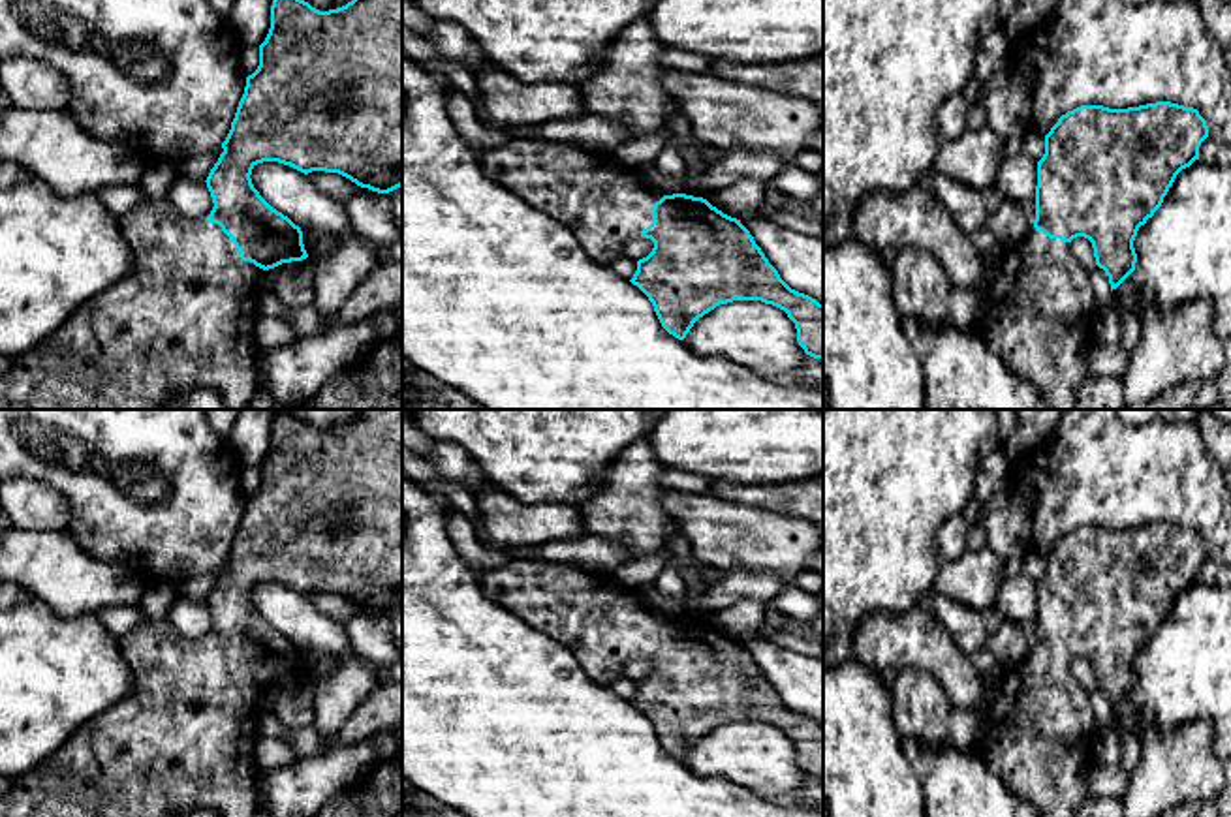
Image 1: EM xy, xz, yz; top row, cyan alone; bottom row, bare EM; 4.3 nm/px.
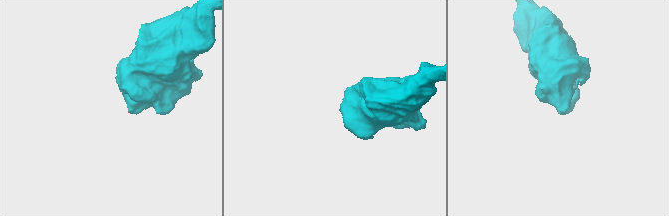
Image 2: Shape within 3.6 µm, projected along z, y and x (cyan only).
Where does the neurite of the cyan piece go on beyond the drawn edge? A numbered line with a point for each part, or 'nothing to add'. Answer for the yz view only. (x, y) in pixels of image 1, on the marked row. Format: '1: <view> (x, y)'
1: yz (1036, 316)

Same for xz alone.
1: xz (600, 200)

